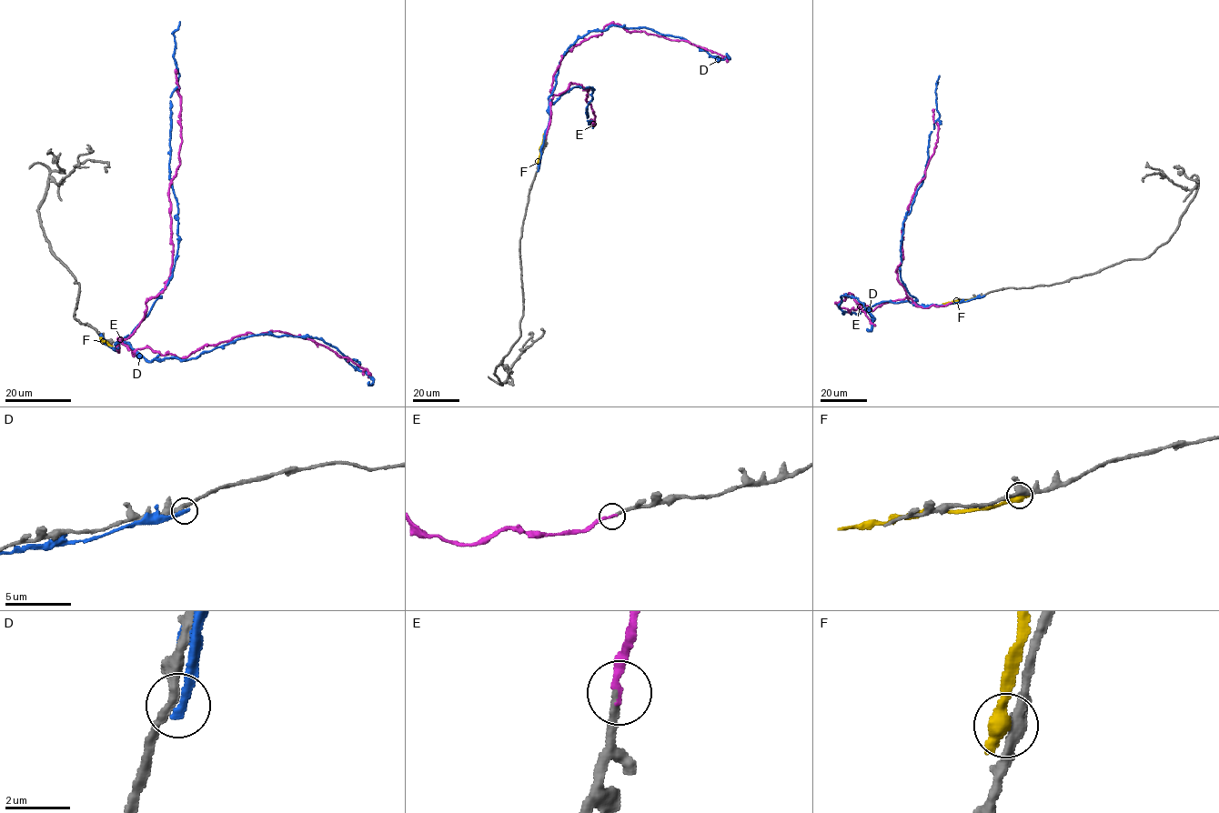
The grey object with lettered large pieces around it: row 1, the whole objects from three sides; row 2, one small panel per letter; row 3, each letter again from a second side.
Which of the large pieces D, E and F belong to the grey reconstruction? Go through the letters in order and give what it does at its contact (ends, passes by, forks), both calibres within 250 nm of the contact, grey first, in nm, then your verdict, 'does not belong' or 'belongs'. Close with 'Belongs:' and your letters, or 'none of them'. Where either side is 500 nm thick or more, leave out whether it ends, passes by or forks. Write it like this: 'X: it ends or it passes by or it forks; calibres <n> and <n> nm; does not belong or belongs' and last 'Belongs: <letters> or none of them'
D: it ends; calibres 320 and 280 nm; does not belong
E: it ends; calibres 200 and 220 nm; belongs
F: calibres 320 and 550 nm; does not belong
Belongs: E

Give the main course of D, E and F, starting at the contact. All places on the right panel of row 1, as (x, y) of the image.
D: (983, 296), (919, 306), (901, 280), (902, 222), (921, 183), (930, 135), (940, 116), (935, 88), (940, 75)
E: (951, 303), (922, 308), (905, 297), (873, 310), (861, 305), (849, 312), (836, 303), (851, 294), (875, 326)
F: (974, 297), (942, 304)

